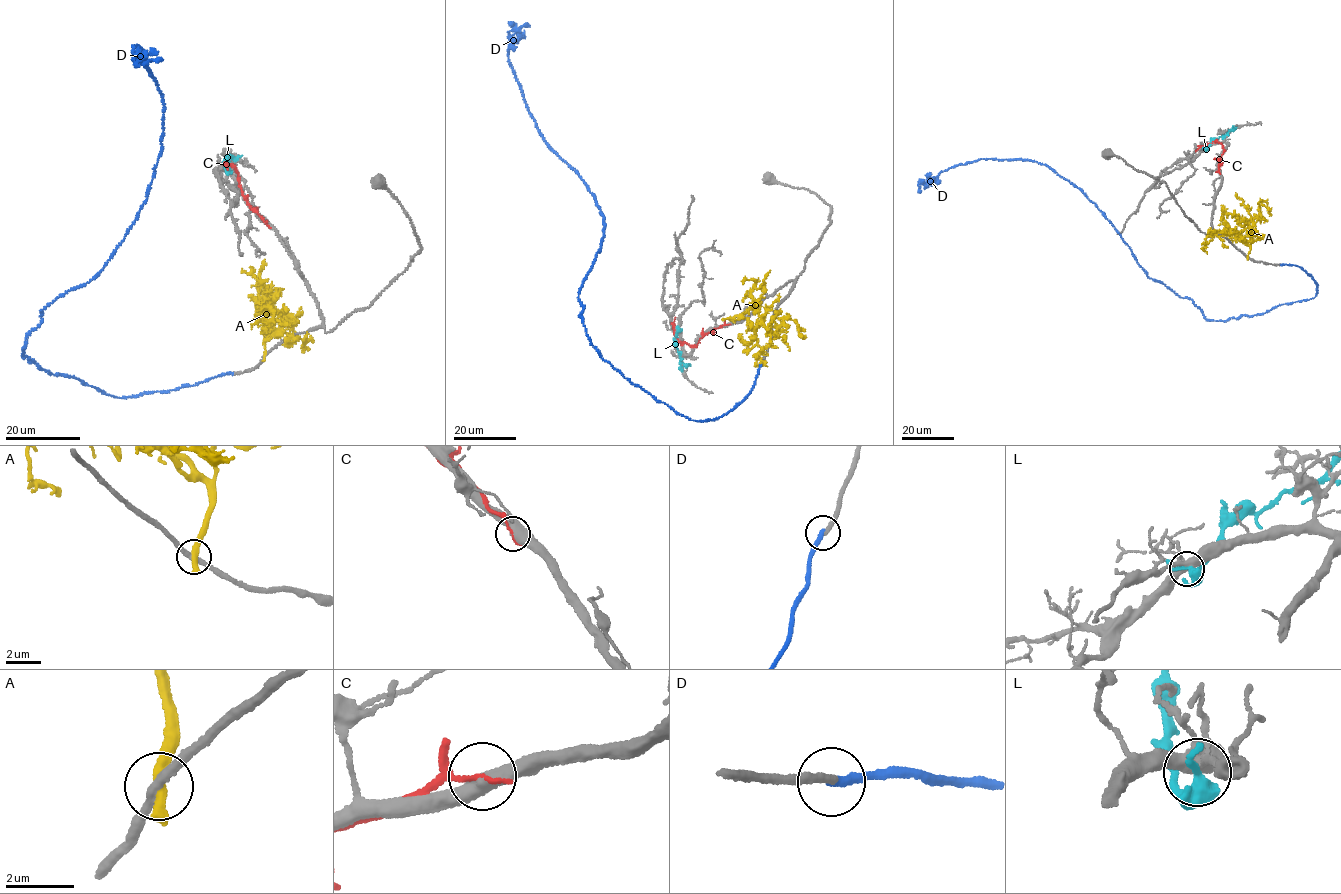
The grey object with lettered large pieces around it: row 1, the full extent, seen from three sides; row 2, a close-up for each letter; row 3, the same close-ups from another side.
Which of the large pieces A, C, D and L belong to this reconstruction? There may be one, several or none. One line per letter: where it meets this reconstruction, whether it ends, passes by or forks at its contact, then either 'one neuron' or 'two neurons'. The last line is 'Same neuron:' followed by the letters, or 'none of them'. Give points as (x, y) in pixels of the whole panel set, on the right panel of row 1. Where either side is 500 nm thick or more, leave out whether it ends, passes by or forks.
A: (1247, 257) | it ends | two neurons
C: (1219, 173) | two neurons
D: (1281, 265) | it ends | one neuron
L: (1205, 148) | it forks | two neurons
Same neuron: D

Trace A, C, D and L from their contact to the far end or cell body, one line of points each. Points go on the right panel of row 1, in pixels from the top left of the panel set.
A: (1247, 257), (1250, 246), (1241, 233), (1251, 218), (1261, 218), (1260, 205), (1268, 209), (1269, 216)
C: (1219, 173), (1222, 145), (1215, 141), (1195, 151)
D: (1281, 265), (1312, 277), (1315, 297), (1207, 319), (1148, 277), (1048, 166), (979, 159), (920, 192)
L: (1205, 148), (1233, 126)

